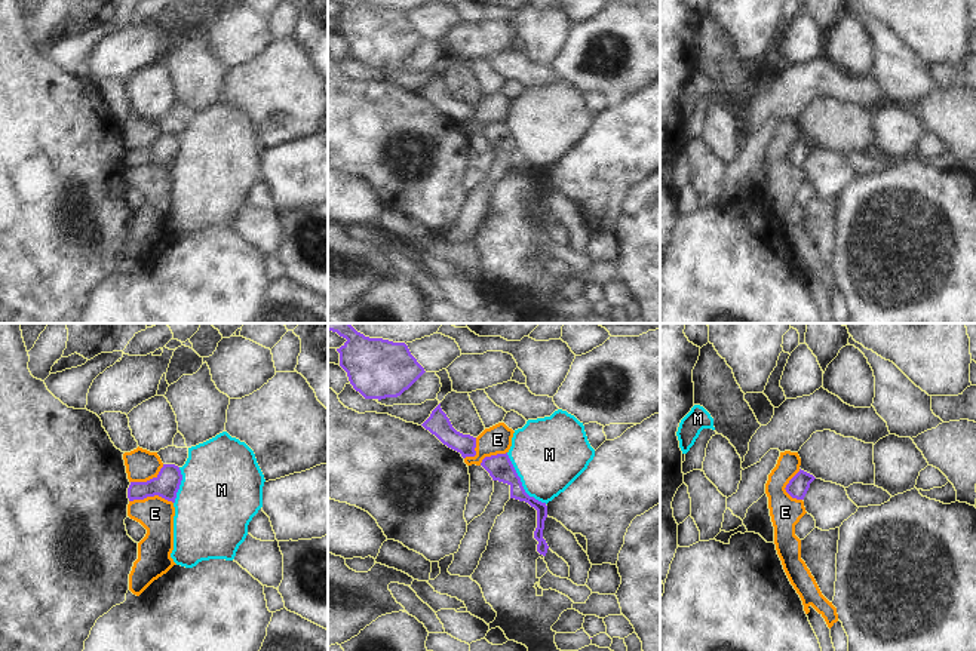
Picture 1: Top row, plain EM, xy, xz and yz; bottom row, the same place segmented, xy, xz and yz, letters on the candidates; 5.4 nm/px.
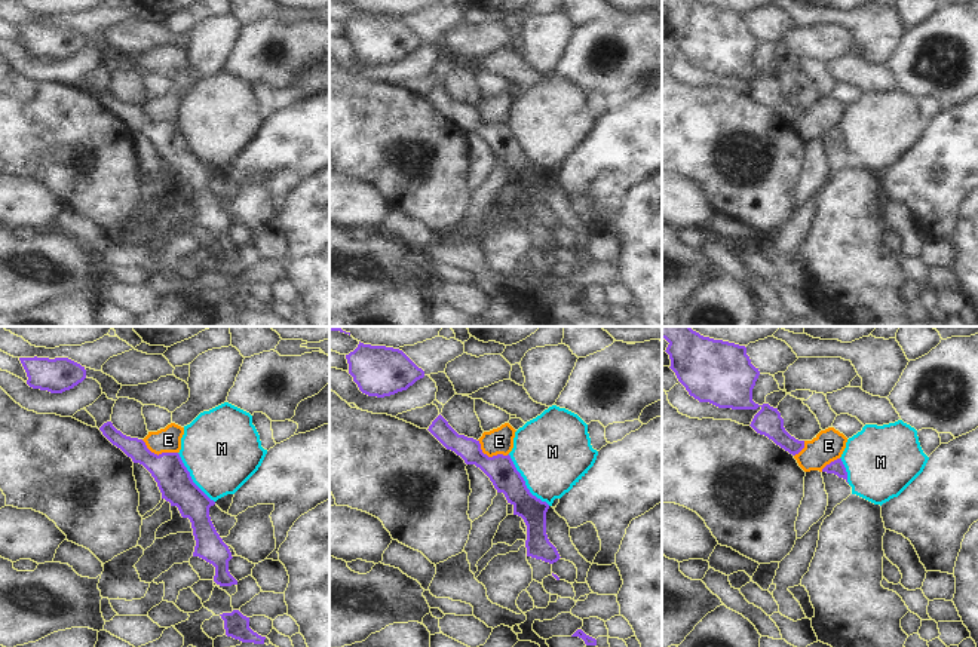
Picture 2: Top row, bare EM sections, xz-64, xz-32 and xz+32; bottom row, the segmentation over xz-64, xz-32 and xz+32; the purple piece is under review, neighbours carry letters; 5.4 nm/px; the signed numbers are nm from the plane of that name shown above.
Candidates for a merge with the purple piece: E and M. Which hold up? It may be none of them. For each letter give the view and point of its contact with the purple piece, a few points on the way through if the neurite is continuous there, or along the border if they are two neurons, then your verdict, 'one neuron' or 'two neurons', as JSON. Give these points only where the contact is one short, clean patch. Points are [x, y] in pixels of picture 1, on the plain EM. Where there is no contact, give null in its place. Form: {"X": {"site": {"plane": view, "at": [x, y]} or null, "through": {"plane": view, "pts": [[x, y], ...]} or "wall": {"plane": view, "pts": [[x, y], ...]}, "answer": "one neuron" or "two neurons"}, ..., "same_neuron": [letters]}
{"E": {"site": {"plane": "xy", "at": [152, 163]}, "wall": {"plane": "xy", "pts": [[129, 168], [160, 163], [172, 171]]}, "answer": "two neurons"}, "M": {"site": {"plane": "xz", "at": [521, 150]}, "wall": {"plane": "xz", "pts": [[506, 120], [522, 156], [530, 163], [546, 171]]}, "answer": "two neurons"}, "same_neuron": []}

